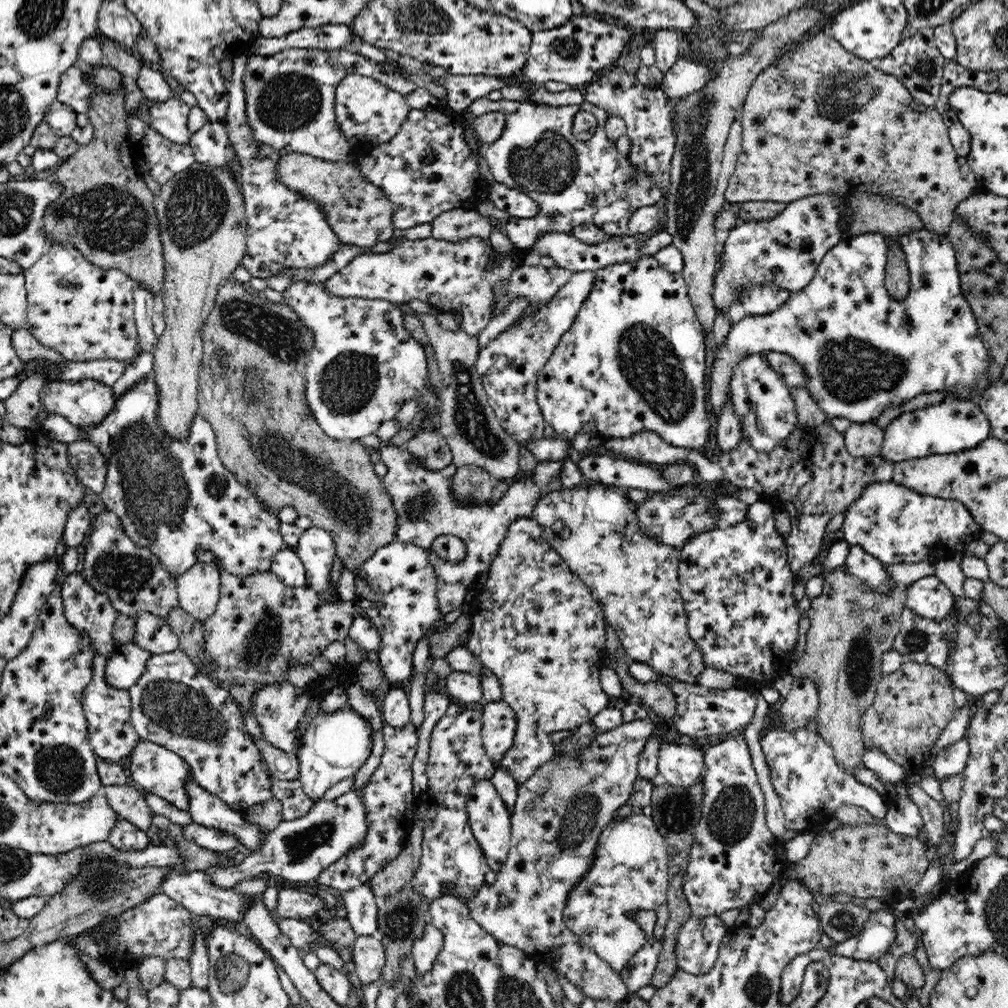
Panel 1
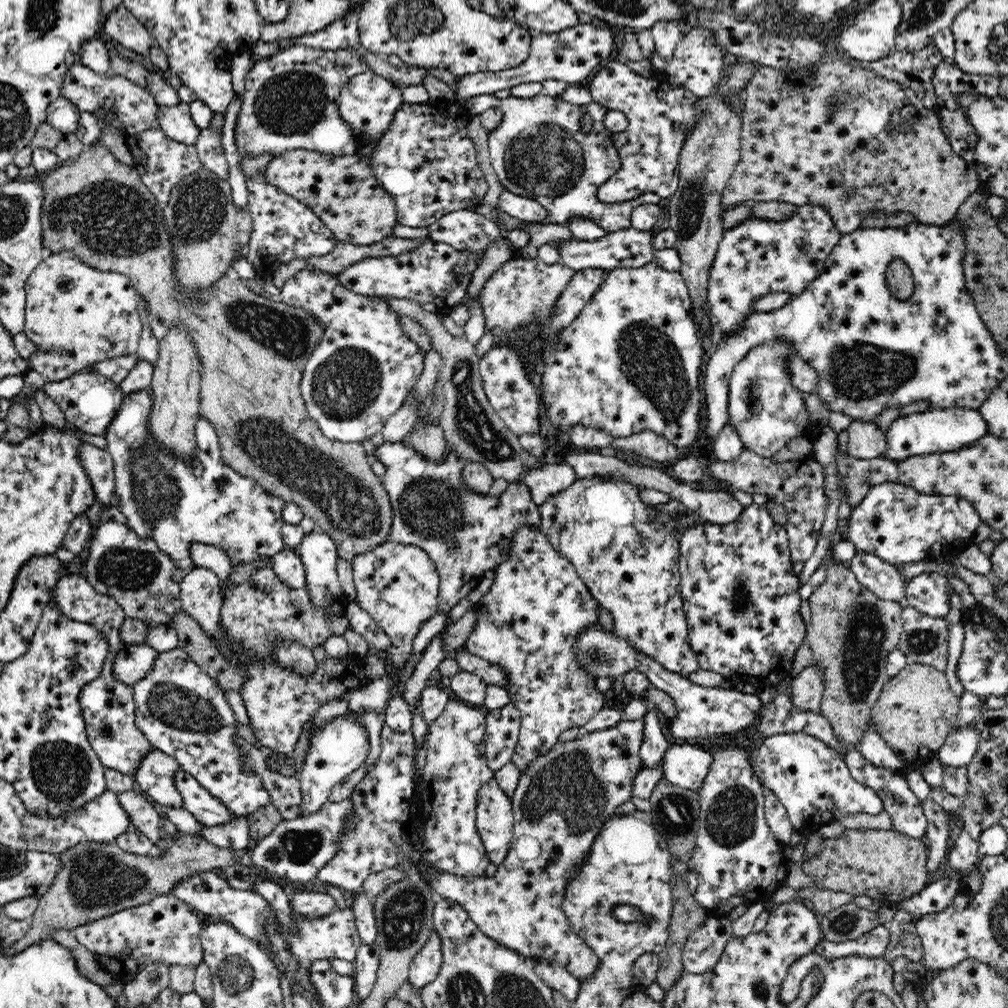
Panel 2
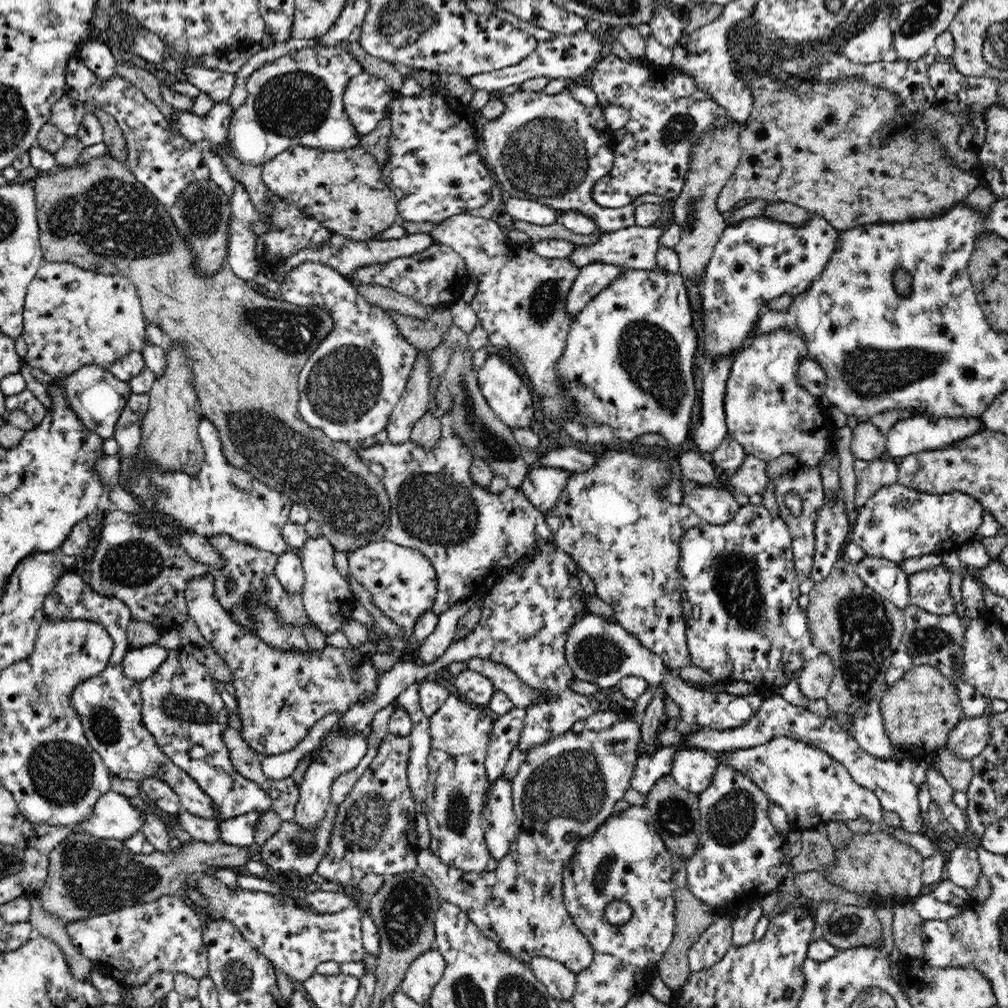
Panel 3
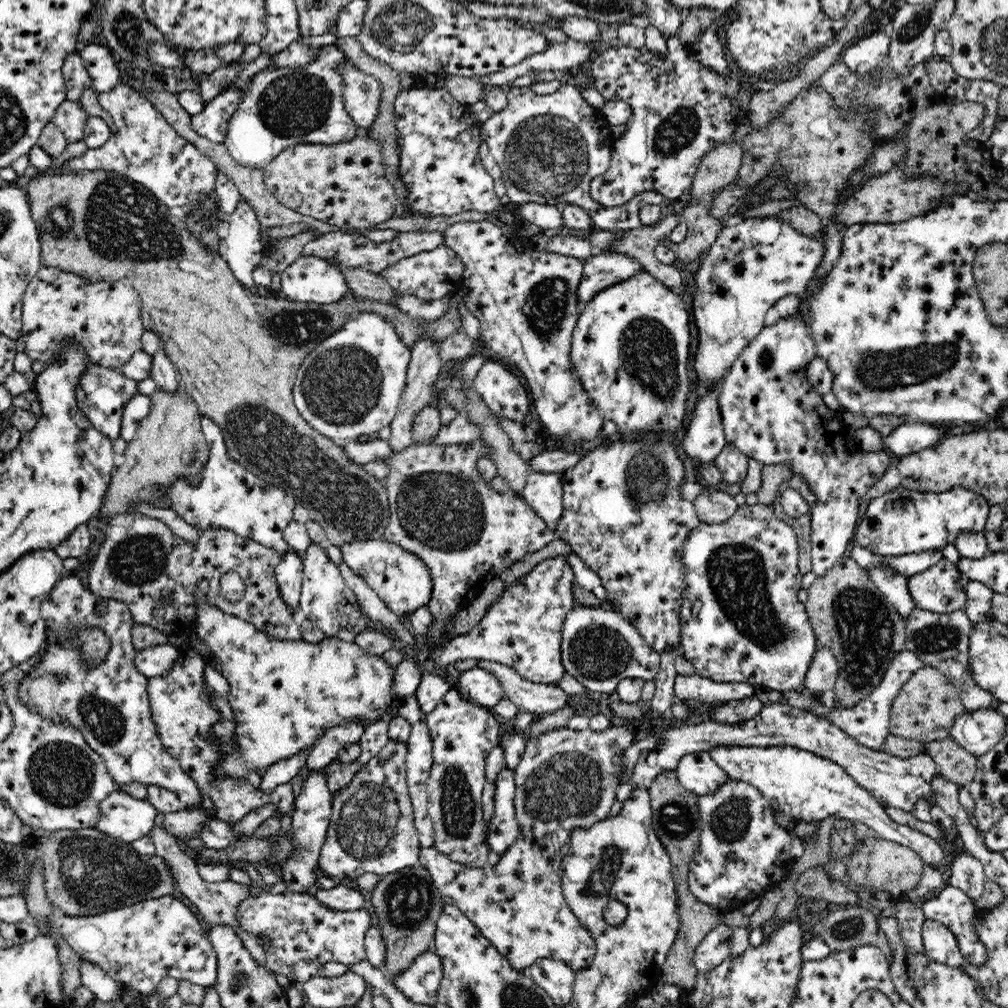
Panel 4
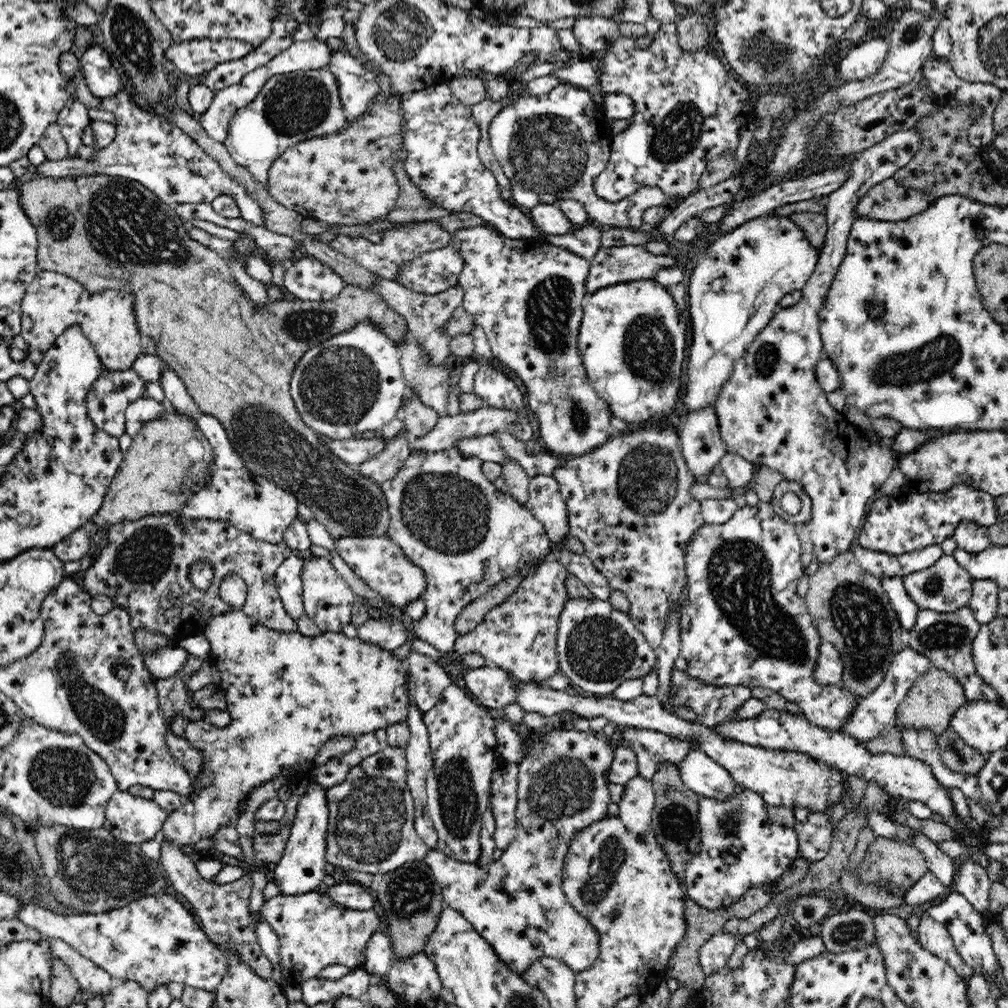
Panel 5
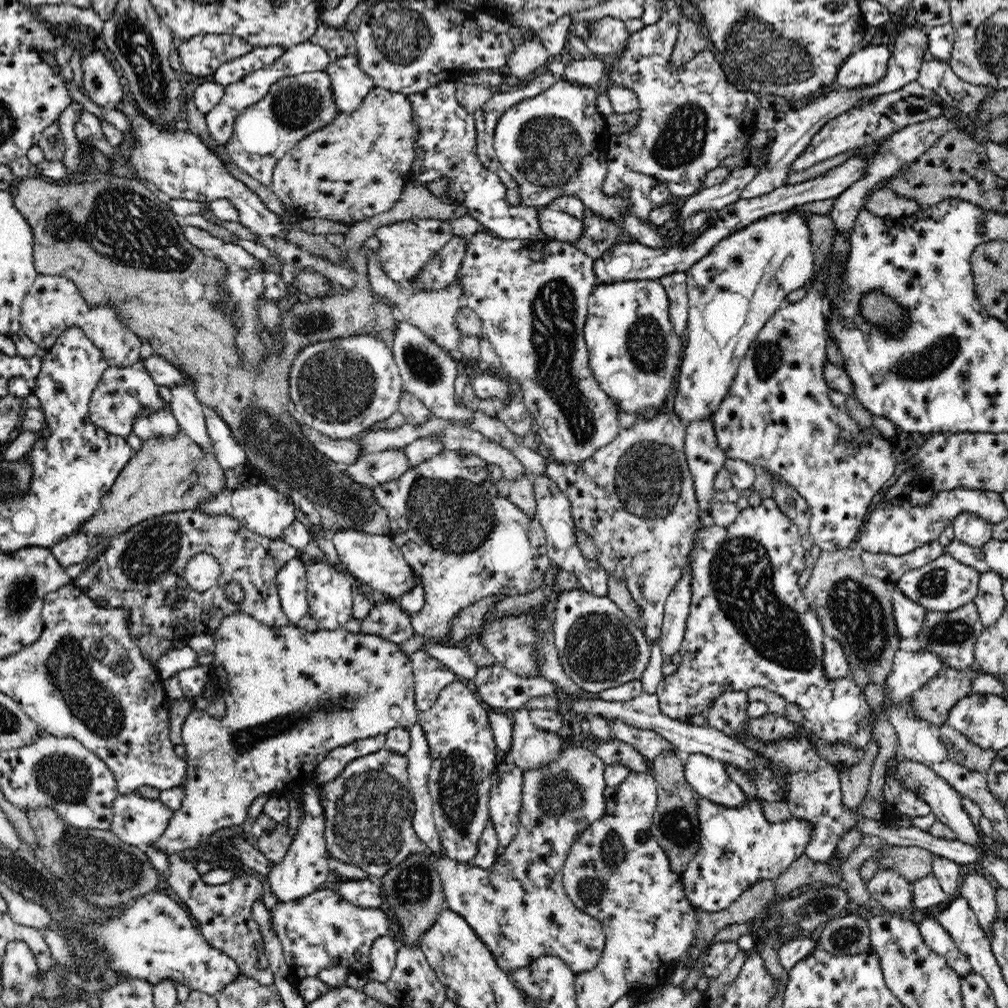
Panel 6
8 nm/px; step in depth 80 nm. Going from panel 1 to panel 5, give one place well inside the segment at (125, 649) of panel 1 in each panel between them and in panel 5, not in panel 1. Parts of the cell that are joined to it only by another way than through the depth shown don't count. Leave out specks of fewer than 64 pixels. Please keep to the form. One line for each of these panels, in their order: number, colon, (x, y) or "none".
2: (134, 662)
3: (141, 663)
4: (155, 661)
5: (165, 663)

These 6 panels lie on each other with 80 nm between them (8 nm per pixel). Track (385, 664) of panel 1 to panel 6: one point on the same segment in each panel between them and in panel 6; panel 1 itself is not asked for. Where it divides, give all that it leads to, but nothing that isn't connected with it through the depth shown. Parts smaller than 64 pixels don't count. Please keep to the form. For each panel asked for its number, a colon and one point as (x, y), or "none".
2: (398, 585)
3: (402, 581)
4: (402, 581)
5: (378, 561)
6: (376, 560)

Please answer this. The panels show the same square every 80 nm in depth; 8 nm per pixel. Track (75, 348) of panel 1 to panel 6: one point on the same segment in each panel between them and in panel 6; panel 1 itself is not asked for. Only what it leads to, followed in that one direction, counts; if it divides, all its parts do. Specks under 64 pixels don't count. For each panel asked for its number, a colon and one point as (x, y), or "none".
2: (76, 316)
3: (72, 317)
4: (103, 318)
5: (52, 302)
6: (53, 303)

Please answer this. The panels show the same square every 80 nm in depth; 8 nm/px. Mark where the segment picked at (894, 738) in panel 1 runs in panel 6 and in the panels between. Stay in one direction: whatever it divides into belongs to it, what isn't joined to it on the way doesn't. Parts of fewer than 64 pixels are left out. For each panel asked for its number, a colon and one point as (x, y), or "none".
2: (917, 709)
3: (920, 710)
4: (925, 710)
5: (931, 702)
6: (933, 701)

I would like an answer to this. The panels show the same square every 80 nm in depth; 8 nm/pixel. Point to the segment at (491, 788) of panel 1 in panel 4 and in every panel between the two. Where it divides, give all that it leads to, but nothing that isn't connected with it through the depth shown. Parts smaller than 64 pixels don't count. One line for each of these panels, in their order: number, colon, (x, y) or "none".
2: (495, 820)
3: (500, 825)
4: (503, 829)

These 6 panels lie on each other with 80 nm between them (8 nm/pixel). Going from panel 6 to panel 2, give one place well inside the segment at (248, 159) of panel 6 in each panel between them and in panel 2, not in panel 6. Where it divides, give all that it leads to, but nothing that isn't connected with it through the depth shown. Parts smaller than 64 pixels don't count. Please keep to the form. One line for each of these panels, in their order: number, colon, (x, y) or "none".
2: (291, 100)
3: (298, 100)
4: (283, 108)
5: (291, 108)

